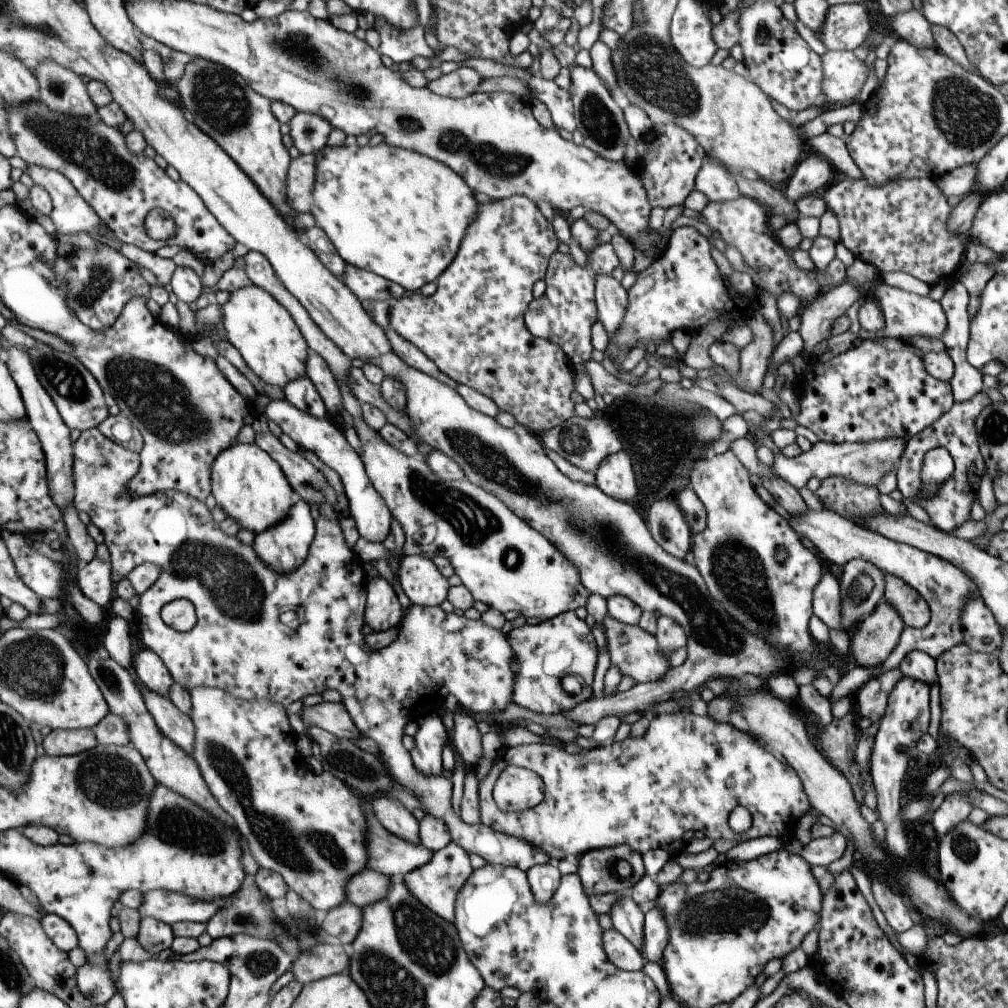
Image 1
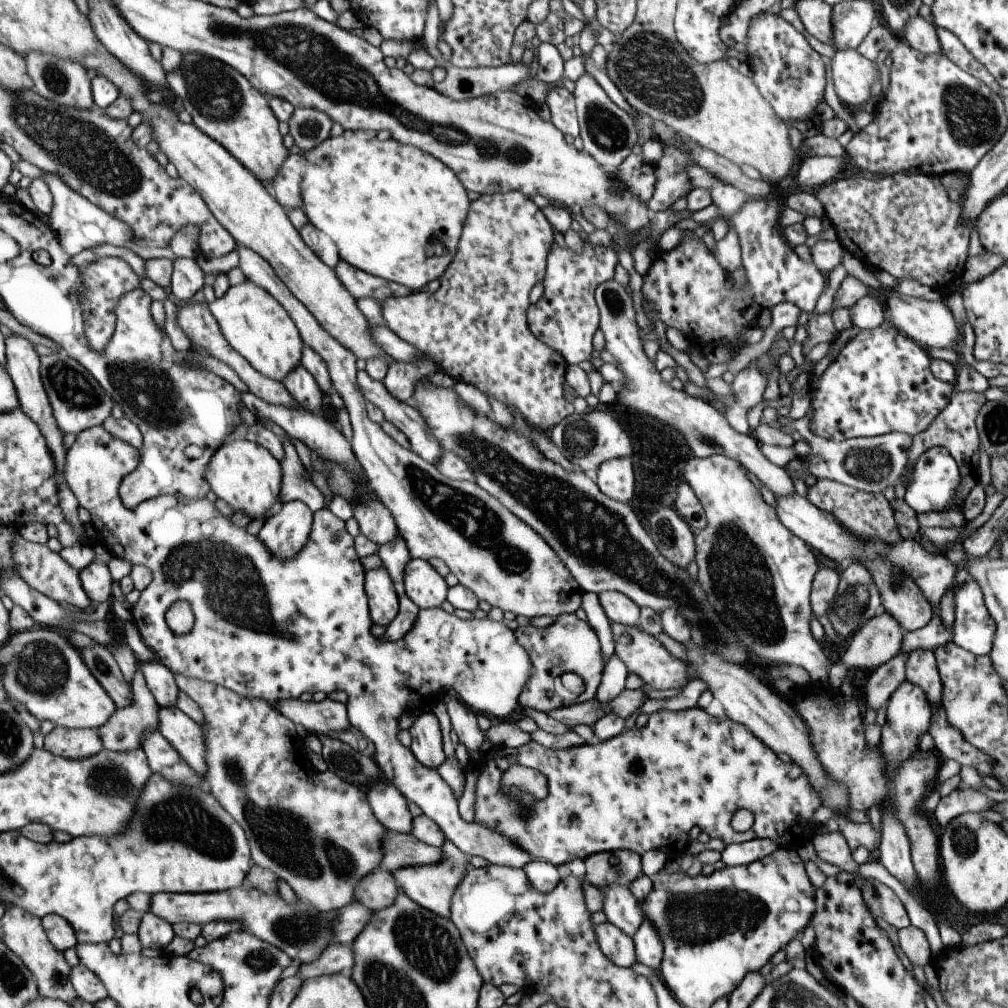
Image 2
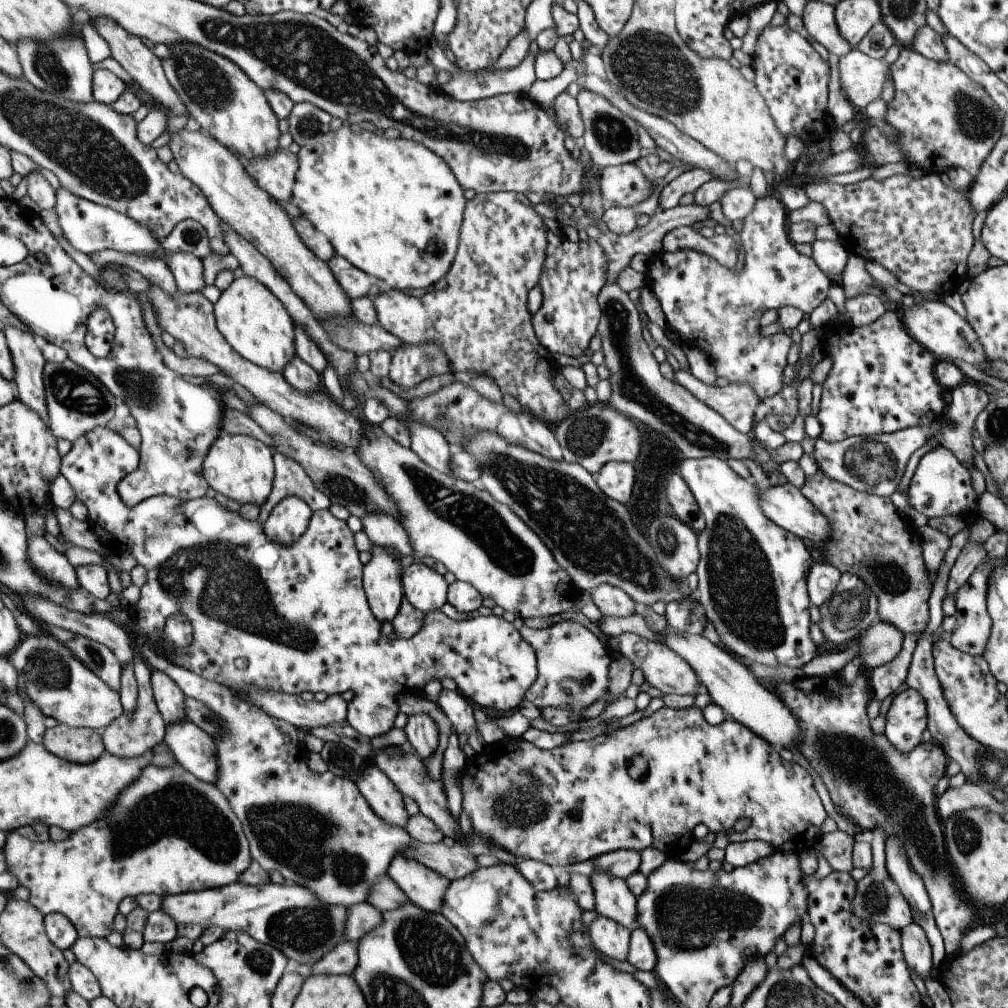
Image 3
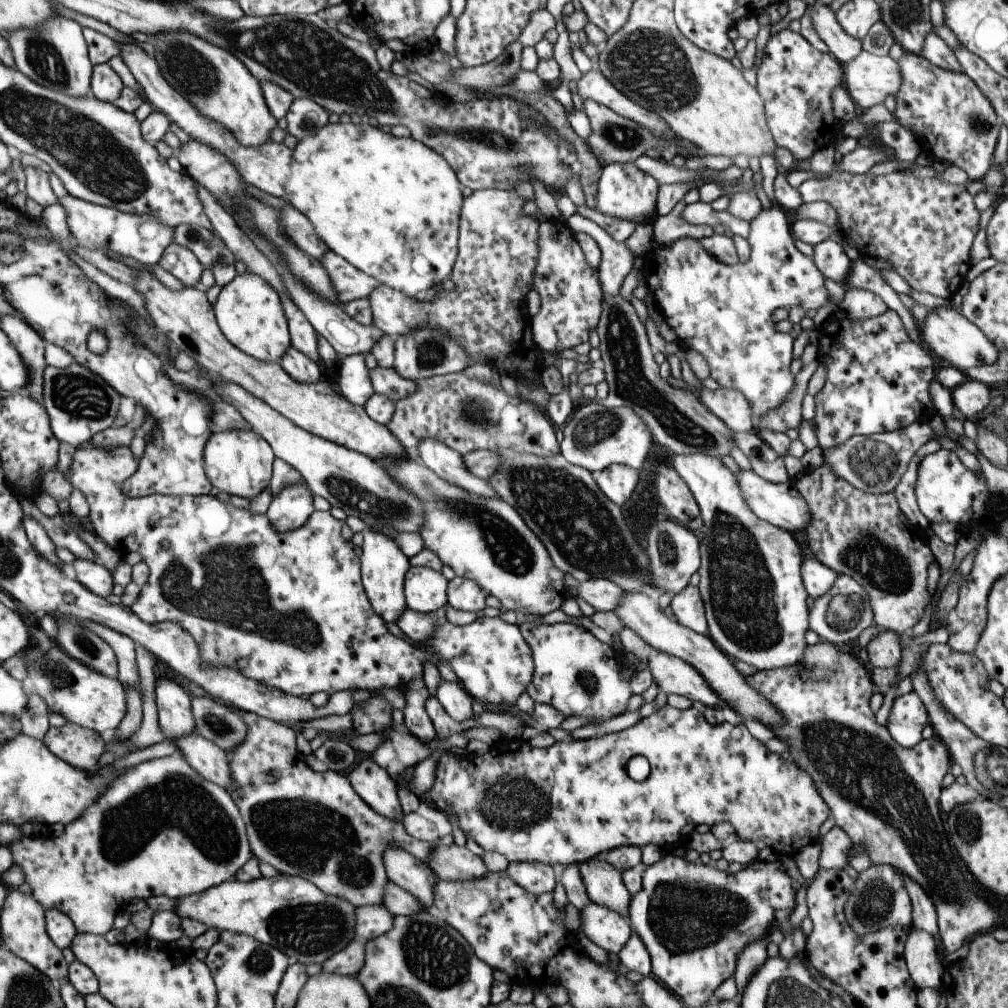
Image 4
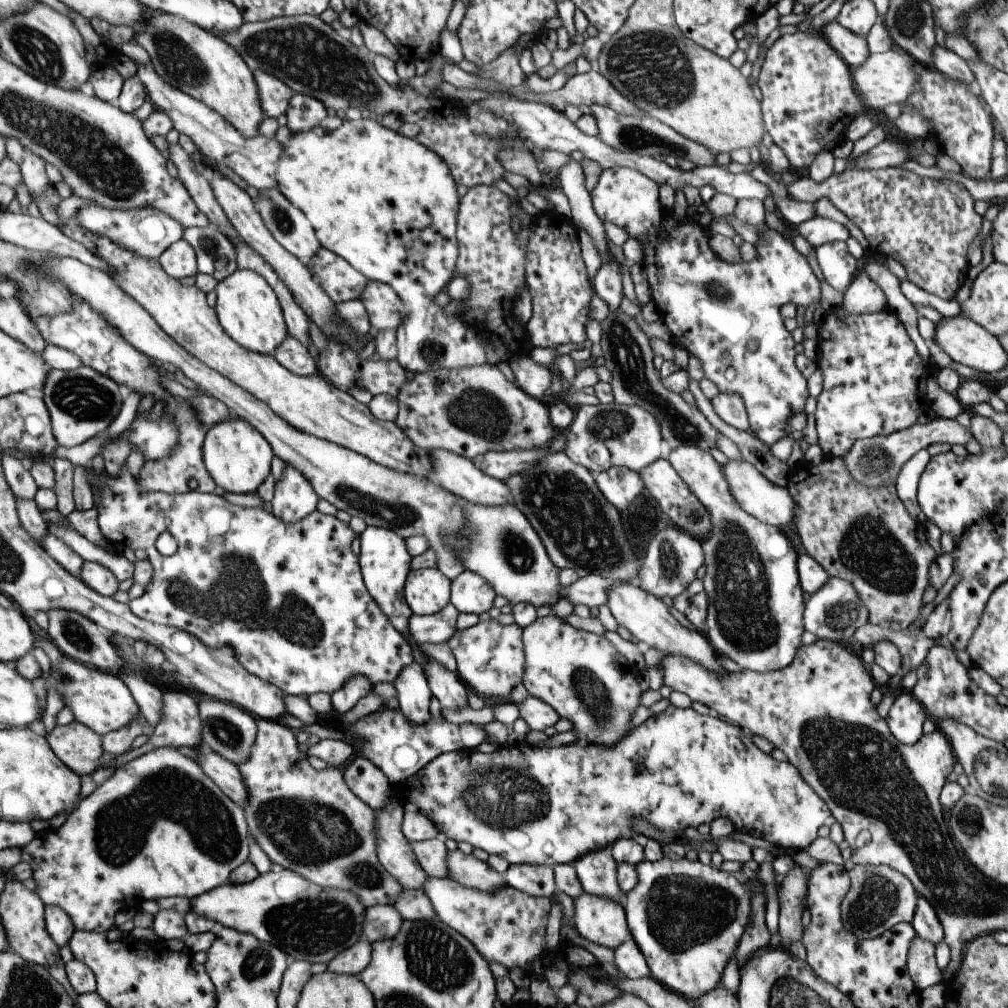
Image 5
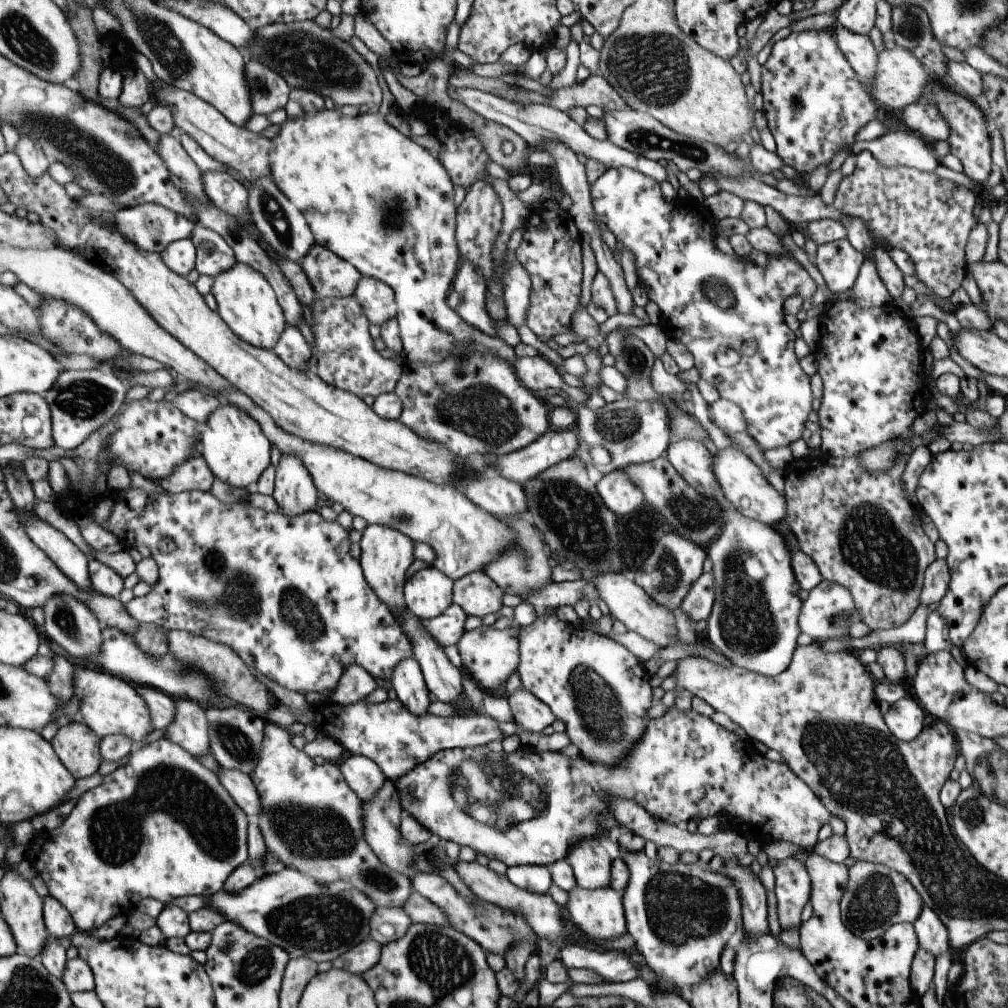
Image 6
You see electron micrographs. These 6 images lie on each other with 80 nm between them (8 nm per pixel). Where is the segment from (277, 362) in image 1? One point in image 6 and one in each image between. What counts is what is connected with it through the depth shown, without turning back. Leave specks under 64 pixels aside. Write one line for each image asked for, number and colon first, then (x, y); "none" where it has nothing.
2: (257, 327)
3: (252, 321)
4: (247, 311)
5: (247, 309)
6: (246, 303)

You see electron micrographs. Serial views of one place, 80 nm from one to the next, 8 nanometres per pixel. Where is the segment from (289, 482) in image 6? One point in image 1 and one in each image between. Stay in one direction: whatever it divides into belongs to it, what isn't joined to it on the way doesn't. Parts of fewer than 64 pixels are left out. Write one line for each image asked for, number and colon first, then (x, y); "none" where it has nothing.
1: (283, 547)
2: (283, 533)
3: (287, 520)
4: (289, 509)
5: (293, 498)

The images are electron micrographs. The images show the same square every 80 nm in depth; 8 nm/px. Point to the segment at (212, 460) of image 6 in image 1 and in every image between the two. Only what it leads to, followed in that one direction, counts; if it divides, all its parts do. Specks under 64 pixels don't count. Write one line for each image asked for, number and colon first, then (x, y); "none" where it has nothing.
1: (248, 485)
2: (244, 475)
3: (240, 467)
4: (237, 462)
5: (237, 458)

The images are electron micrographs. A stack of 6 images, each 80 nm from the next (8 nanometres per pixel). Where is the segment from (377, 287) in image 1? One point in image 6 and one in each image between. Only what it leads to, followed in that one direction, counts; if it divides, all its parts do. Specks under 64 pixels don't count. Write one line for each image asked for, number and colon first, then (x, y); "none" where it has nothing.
2: (359, 284)
3: (355, 284)
4: (349, 284)
5: (334, 276)
6: (329, 276)

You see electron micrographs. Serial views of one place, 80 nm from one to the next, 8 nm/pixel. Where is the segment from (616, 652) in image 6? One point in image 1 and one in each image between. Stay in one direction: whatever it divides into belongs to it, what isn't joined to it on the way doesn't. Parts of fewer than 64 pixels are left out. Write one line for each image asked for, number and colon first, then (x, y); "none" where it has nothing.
1: (563, 645)
2: (568, 644)
3: (566, 650)
4: (574, 673)
5: (582, 677)

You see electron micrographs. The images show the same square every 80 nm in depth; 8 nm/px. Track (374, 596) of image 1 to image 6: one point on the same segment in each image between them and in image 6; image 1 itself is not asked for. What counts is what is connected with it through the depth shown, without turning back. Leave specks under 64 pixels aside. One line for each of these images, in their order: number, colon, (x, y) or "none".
2: (382, 601)
3: (381, 576)
4: (383, 566)
5: (383, 560)
6: (386, 554)

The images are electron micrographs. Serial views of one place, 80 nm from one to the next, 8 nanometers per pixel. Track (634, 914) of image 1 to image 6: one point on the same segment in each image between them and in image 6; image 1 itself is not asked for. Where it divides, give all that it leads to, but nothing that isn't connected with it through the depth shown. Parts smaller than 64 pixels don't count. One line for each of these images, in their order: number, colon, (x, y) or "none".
2: (622, 910)
3: (612, 899)
4: (603, 884)
5: (595, 871)
6: (590, 864)

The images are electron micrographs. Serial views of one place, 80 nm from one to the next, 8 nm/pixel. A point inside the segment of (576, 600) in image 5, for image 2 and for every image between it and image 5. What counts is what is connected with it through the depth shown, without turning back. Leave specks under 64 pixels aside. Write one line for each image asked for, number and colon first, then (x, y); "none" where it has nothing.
2: (618, 608)
3: (610, 601)
4: (600, 594)

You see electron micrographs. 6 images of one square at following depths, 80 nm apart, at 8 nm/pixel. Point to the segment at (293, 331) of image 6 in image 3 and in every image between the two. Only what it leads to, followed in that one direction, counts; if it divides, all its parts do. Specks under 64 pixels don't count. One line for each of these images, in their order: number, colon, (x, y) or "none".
3: (297, 373)
4: (298, 366)
5: (291, 354)

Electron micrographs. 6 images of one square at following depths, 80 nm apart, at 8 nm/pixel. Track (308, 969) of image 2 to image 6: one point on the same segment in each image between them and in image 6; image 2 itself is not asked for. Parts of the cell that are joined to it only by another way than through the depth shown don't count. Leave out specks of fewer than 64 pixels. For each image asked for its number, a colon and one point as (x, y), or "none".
3: (342, 960)
4: (348, 961)
5: (353, 960)
6: (359, 959)

